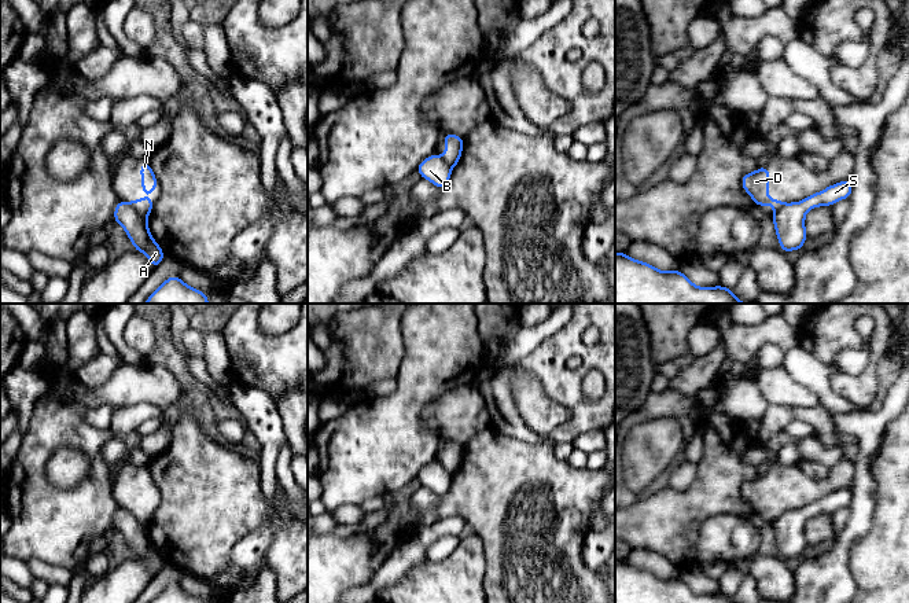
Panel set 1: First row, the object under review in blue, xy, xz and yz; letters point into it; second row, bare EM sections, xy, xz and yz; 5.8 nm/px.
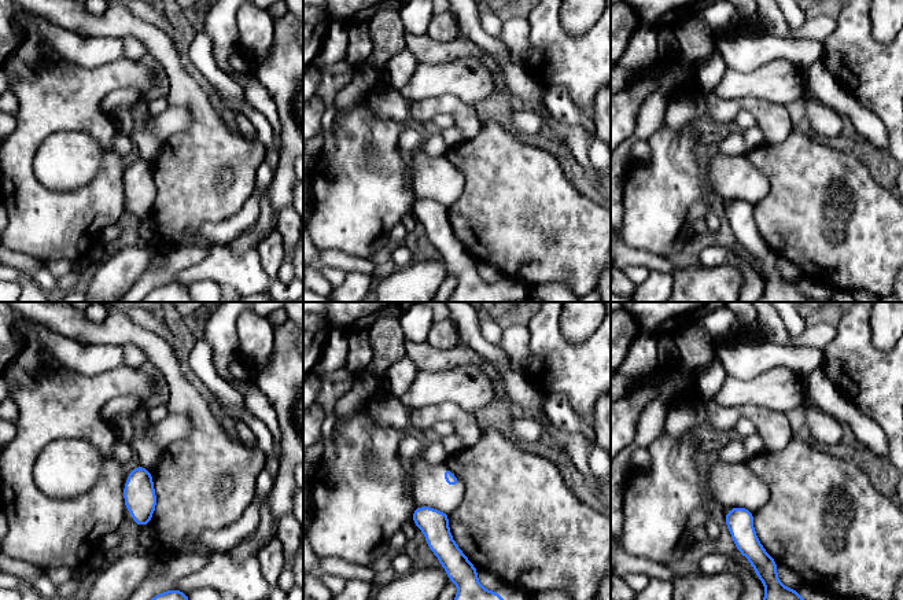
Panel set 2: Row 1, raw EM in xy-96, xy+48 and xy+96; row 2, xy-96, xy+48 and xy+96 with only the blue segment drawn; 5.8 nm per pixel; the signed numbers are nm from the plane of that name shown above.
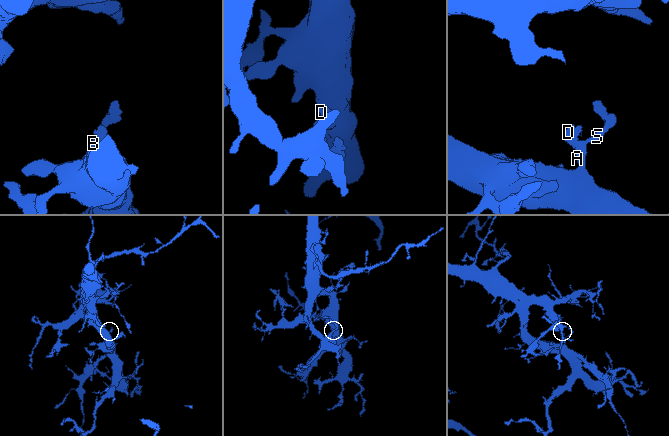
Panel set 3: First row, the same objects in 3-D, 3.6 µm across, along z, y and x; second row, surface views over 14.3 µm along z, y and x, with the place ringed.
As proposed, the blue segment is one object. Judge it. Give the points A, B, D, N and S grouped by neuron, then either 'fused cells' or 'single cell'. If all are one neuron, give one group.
groups A B S / D N; fused cells

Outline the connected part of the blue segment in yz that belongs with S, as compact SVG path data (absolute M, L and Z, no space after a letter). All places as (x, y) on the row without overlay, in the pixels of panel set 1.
M843 488L816 500L801 510L784 512L774 523L773 533L781 559L802 558L807 548L805 525L810 516L832 514L840 507L850 507L853 497L851 488Z

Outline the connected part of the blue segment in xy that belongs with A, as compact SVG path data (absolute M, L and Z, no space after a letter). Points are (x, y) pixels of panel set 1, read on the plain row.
M119 508L114 516L114 530L125 537L135 558L146 562L154 577L158 576L165 566L165 560L154 548L147 526L139 522L128 510Z

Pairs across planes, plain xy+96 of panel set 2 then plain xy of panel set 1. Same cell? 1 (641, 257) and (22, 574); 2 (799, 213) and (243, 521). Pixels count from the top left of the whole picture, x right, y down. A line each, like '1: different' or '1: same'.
1: different
2: same

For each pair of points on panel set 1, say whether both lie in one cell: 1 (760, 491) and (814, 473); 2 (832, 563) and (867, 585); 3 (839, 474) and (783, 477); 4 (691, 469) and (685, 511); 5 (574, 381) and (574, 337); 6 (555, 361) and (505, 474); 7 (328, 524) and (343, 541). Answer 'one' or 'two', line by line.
1: two
2: two
3: one
4: two
5: one
6: two
7: two

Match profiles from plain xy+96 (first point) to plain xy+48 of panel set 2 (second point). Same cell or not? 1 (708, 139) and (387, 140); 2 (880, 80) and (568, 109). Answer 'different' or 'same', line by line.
1: different
2: different

